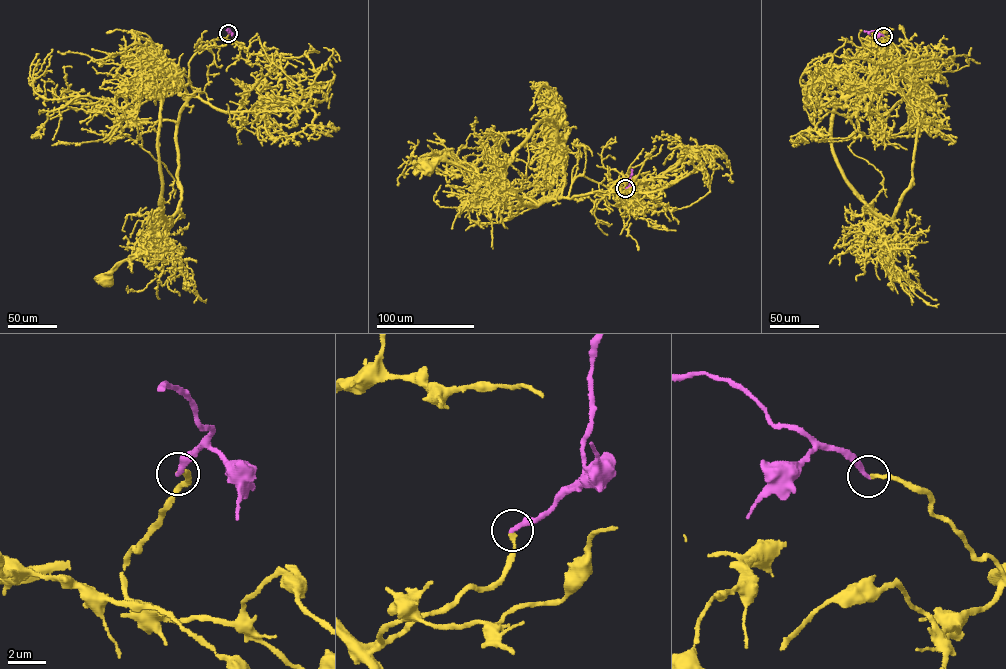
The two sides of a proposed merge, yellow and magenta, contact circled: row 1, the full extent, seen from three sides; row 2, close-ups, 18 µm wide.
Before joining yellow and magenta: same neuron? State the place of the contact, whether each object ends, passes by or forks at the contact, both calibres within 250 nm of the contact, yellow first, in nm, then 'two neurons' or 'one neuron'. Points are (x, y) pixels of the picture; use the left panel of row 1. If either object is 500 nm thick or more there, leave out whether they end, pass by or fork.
place (228, 33); yellow ends; magenta ends; calibres 200 and 280 nm; one neuron

